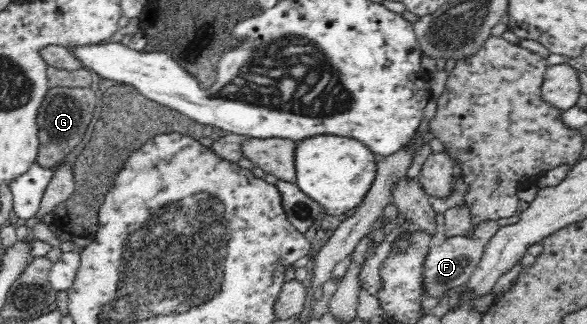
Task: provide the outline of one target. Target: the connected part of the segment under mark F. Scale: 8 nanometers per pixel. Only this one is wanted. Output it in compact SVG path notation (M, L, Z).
M488 220L474 226L470 235L453 236L447 238L439 246L430 247L423 266L424 285L426 285L425 296L440 298L452 289L466 284L480 264L485 246L490 239L498 232L500 226L497 221Z

